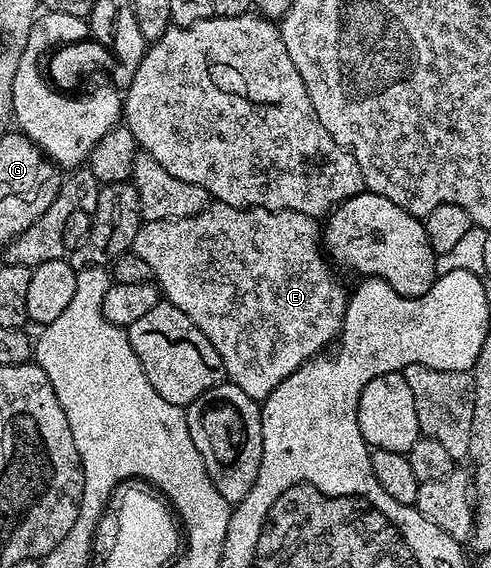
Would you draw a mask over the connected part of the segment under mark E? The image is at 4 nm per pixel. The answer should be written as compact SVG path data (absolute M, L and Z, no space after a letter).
M212 201L204 210L188 218L143 222L133 240L131 250L136 256L145 260L146 264L149 264L152 269L152 279L157 283L162 297L172 302L177 308L181 308L181 312L185 312L185 316L189 316L189 320L193 320L193 324L201 328L209 344L217 348L217 356L221 356L223 361L223 373L229 381L237 388L241 388L245 396L262 400L269 396L269 392L273 392L273 388L277 388L277 384L281 384L281 380L285 380L293 371L299 370L324 348L330 347L338 339L339 331L343 329L349 290L348 287L343 287L343 282L335 275L334 268L323 259L323 250L319 247L319 225L316 219L301 212L256 210Z

